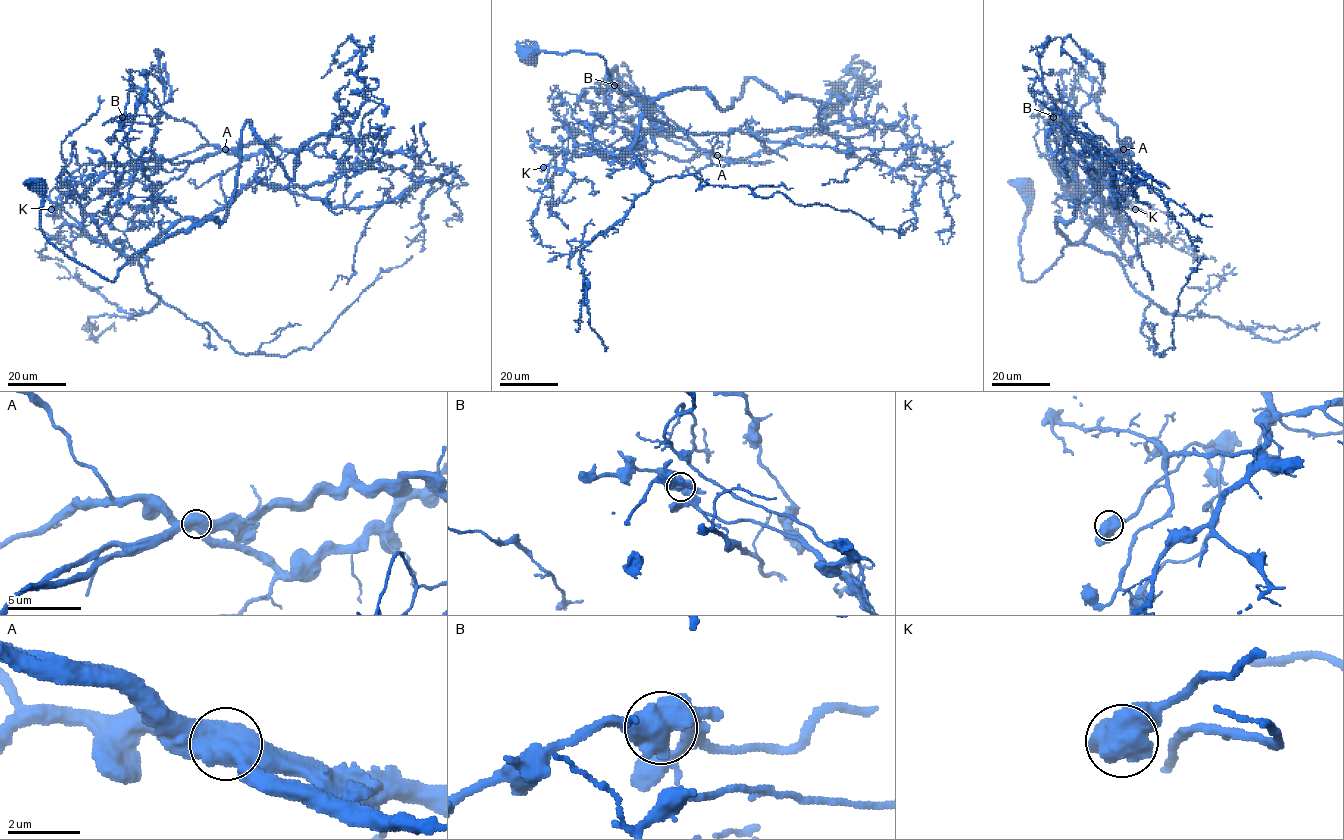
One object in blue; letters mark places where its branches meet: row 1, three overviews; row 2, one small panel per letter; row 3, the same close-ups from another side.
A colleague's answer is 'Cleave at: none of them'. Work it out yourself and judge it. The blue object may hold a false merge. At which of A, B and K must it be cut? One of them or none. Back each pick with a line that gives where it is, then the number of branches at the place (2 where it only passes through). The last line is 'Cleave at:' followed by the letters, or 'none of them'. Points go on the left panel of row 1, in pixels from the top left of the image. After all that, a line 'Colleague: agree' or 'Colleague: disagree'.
A: place (225, 149); branches 2
Cleave at: A
Colleague: disagree

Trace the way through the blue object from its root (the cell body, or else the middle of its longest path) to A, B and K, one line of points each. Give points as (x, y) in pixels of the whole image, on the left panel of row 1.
A: (38, 186), (46, 239), (113, 282), (171, 225), (147, 216), (151, 195), (190, 164), (225, 150)
B: (38, 186), (46, 239), (113, 282), (171, 225), (151, 195), (197, 161), (158, 158), (151, 118), (122, 117)
K: (38, 186), (46, 239), (109, 280), (153, 244), (131, 258), (94, 240), (63, 208), (70, 191), (51, 209)

